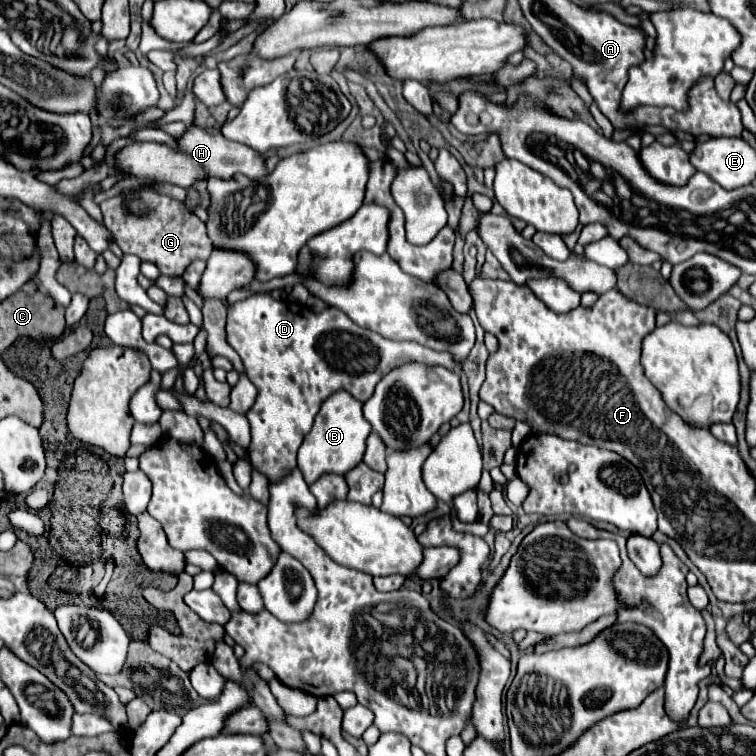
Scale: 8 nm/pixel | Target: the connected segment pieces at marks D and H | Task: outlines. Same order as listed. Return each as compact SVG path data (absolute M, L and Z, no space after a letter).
M251 295L243 301L237 301L233 305L227 305L227 343L239 353L239 357L245 363L247 377L257 387L257 401L247 411L247 419L251 425L251 445L247 449L247 455L253 463L253 467L267 477L269 483L277 483L285 479L295 467L295 455L297 449L305 437L305 433L311 429L313 417L317 415L321 403L335 391L349 391L355 395L355 399L365 401L373 393L373 387L377 385L377 379L385 375L385 371L391 371L393 367L399 367L405 361L421 361L429 365L443 365L447 369L455 369L455 361L451 355L437 353L433 349L427 349L413 341L391 341L375 331L363 329L357 323L353 323L341 309L337 307L325 307L319 313L313 313L309 307L303 307L293 301L277 301L271 295Z
M191 125L185 129L181 137L175 139L177 147L169 147L165 143L147 141L147 143L131 143L115 153L115 169L121 169L123 173L129 173L133 177L151 179L151 181L163 181L171 185L179 185L189 189L193 183L209 177L219 179L231 179L237 173L243 173L251 179L263 179L267 175L265 169L265 157L251 149L249 145L229 141L221 135L217 127L201 127Z

